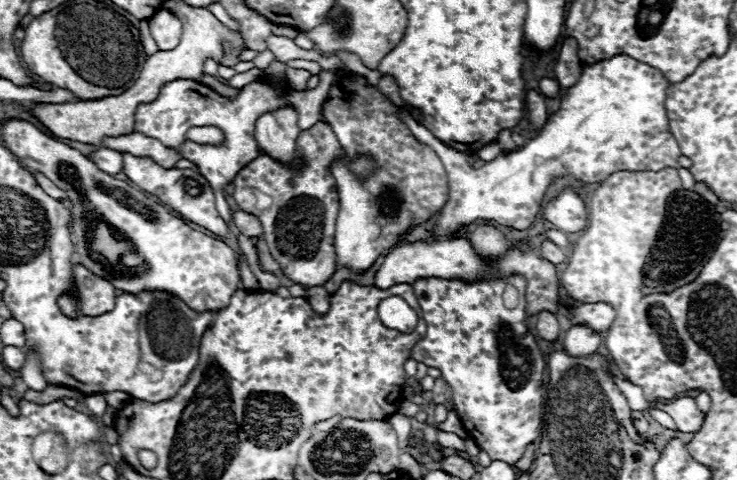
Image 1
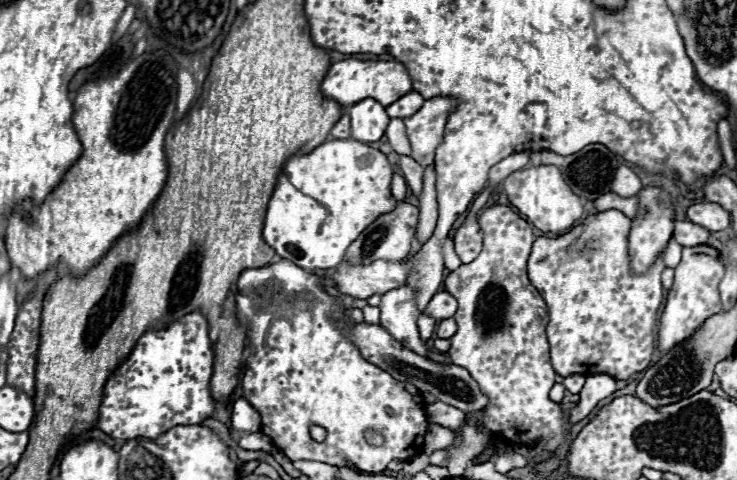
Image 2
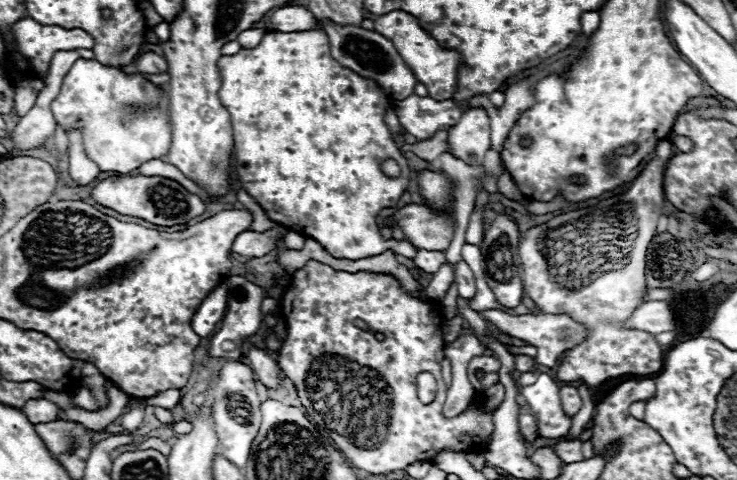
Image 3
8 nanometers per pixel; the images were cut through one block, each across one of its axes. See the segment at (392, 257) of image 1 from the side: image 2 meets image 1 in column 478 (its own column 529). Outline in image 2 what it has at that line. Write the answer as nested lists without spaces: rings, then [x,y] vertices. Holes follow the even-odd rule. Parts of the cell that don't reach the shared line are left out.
[[[606,210],[588,216],[584,222],[576,224],[570,232],[546,238],[540,236],[528,258],[528,276],[532,286],[542,294],[548,304],[550,322],[548,322],[548,342],[550,356],[556,374],[600,374],[606,372],[616,380],[628,380],[630,376],[642,372],[656,350],[654,326],[658,320],[660,304],[664,300],[662,288],[662,270],[664,254],[648,266],[646,272],[634,274],[628,256],[628,234],[632,228],[632,218],[624,216],[620,210]]]

